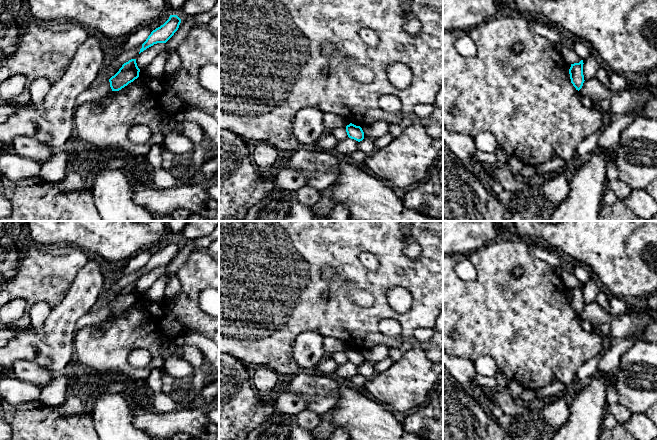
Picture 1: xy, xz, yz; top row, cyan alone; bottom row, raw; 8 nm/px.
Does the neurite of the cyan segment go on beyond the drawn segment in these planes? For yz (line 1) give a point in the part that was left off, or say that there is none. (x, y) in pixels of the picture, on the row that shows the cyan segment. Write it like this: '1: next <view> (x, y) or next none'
1: next none

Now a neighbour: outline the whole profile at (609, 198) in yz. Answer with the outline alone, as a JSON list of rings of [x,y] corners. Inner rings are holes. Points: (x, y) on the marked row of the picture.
[[[605,189],[604,195],[603,195],[603,204],[606,205],[613,205],[618,200],[617,196],[611,189]]]

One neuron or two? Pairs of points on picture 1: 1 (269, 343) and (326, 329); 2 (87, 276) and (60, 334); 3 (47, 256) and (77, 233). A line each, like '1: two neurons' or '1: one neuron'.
1: one neuron
2: one neuron
3: two neurons

